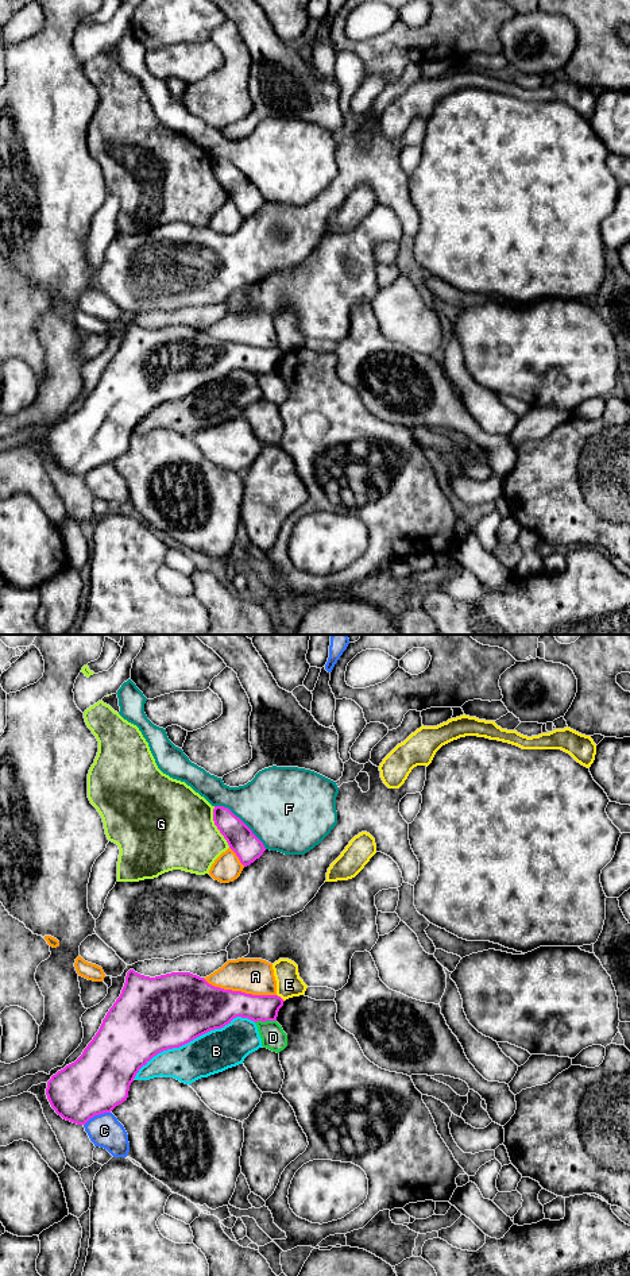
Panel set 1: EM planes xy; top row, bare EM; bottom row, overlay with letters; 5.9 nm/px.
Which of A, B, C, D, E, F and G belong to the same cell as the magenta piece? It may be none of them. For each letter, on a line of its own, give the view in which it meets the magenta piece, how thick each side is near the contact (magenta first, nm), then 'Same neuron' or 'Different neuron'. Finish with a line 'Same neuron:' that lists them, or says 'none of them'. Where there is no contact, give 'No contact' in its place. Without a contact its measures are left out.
A: Touches magenta in xy. Thickness 300 nm (magenta) against 220 nm. Different neuron
B: Touches magenta in xy. Thickness 440 nm (magenta) against 260 nm. Different neuron
C: Touches magenta in xy. Thickness 360 nm (magenta) against 200 nm. Different neuron
D: Touches magenta in xy. Thickness 180 nm (magenta) against 140 nm. Different neuron
E: Touches magenta in xy. Thickness 160 nm (magenta) against 150 nm. Different neuron
F: Touches magenta in xy. Thickness 160 nm (magenta) against 460 nm. Different neuron
G: Touches magenta in xy. Thickness 160 nm (magenta) against 480 nm. Different neuron
Same neuron: none of them

